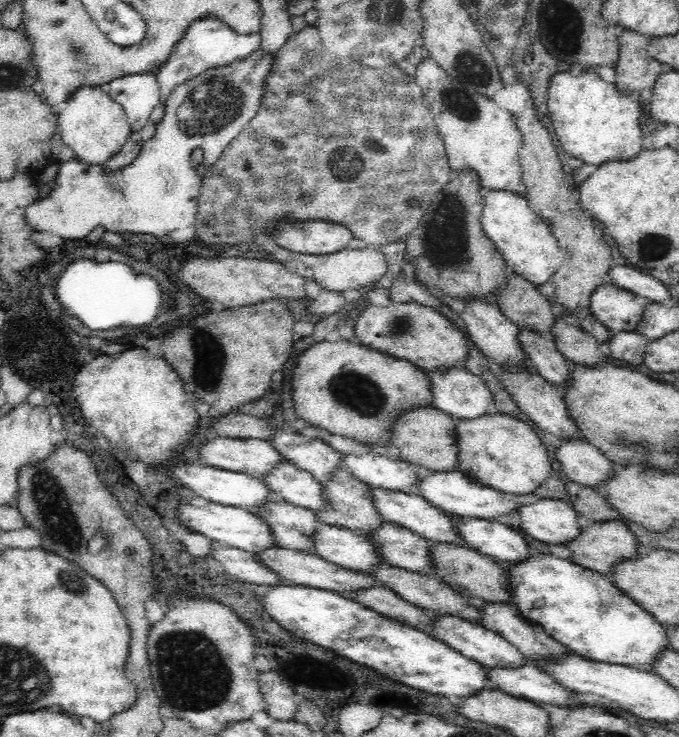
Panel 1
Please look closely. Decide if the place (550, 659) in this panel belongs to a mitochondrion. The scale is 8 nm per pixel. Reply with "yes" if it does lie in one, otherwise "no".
no

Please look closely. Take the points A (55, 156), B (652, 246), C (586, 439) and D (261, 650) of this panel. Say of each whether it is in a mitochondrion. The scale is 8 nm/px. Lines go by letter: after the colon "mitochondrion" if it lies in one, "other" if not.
A: other
B: mitochondrion
C: other
D: other

